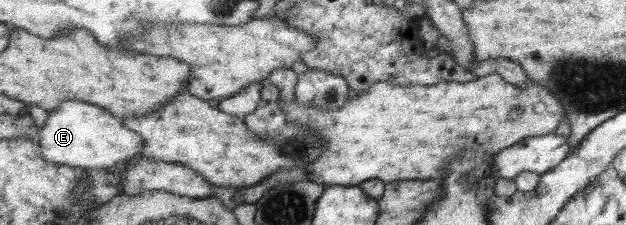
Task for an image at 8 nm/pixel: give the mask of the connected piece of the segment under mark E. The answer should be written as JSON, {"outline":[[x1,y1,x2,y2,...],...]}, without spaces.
{"outline":[[67,101,49,111,47,120,38,128,38,146,48,162,85,169,87,172,107,170,141,157,144,138,125,126,123,119,104,107,81,101]]}

